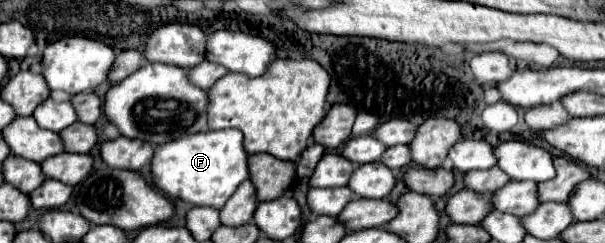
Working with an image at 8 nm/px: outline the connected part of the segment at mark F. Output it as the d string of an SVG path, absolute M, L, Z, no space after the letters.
M207 130L157 144L151 158L151 176L153 186L171 200L179 198L193 206L221 208L235 188L249 178L243 134L239 130Z

